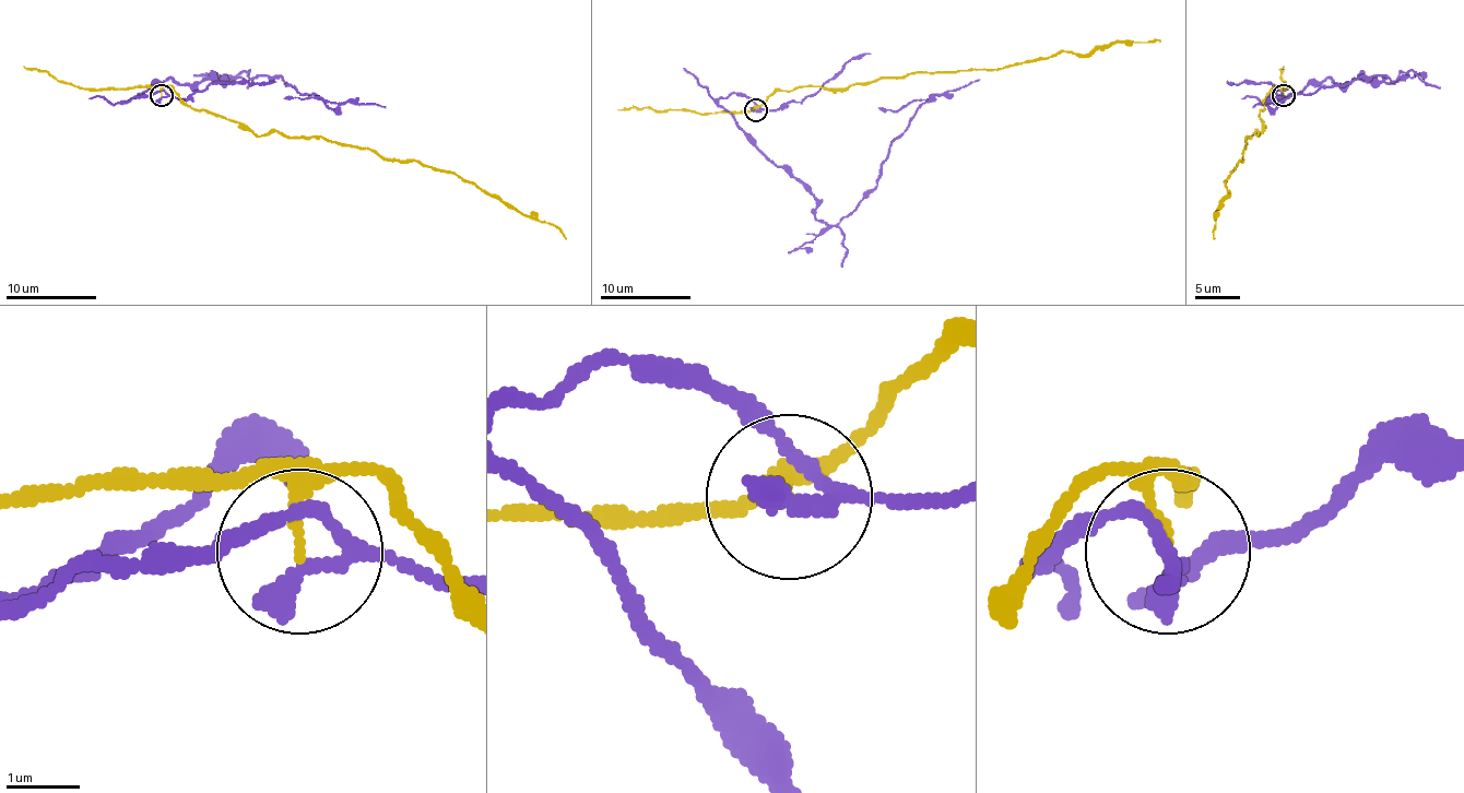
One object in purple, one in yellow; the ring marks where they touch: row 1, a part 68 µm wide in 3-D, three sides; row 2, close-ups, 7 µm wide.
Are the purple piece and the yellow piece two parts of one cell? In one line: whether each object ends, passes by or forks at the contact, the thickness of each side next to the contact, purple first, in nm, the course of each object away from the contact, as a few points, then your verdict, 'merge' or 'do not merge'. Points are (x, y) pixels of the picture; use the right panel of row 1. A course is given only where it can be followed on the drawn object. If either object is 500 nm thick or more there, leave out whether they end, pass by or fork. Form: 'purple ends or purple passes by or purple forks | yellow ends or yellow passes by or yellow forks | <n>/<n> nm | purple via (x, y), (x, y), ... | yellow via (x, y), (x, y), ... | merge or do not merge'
purple passes by | yellow ends | 240/110 nm | purple via (1283, 96), (1278, 90), (1266, 96), (1274, 102), (1298, 94), (1327, 79), (1400, 79), (1359, 77), (1253, 108) | yellow via (1283, 94), (1276, 85), (1264, 99), (1258, 135), (1224, 180), (1215, 238) | do not merge

